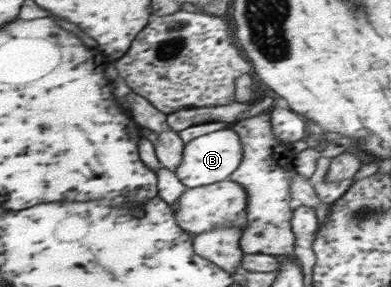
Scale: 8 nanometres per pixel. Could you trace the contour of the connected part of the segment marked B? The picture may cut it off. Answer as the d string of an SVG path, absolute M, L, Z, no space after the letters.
M228 128L190 140L185 145L183 162L176 173L184 188L209 186L228 180L240 167L244 156L245 149L240 134L232 128Z

